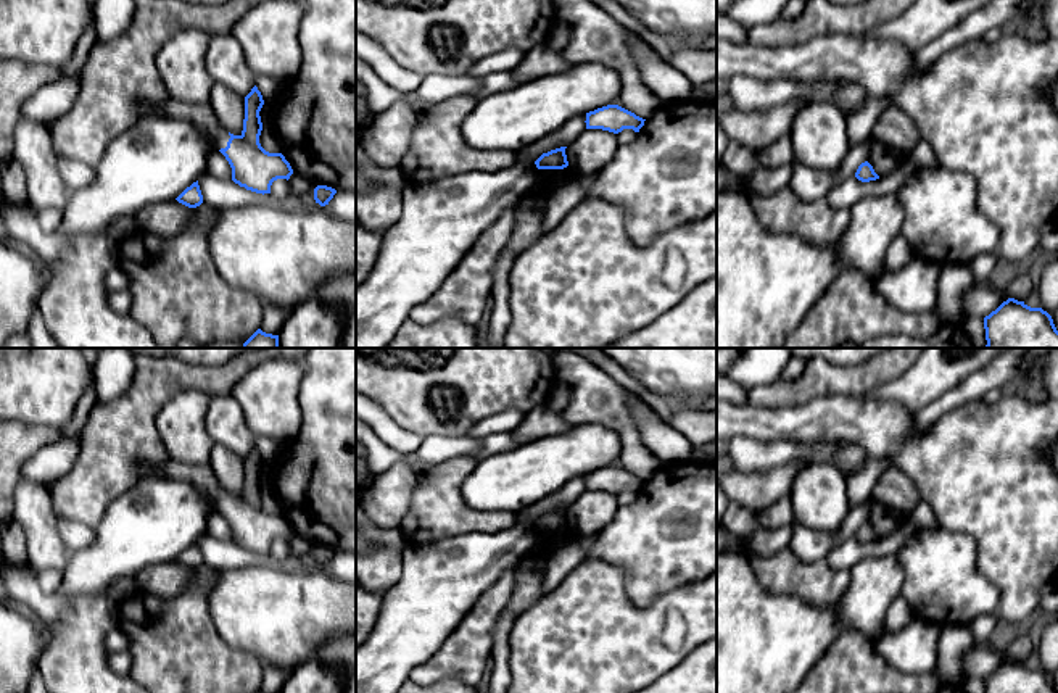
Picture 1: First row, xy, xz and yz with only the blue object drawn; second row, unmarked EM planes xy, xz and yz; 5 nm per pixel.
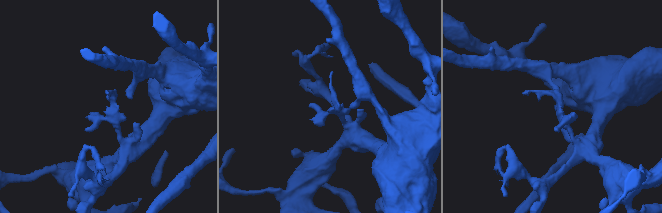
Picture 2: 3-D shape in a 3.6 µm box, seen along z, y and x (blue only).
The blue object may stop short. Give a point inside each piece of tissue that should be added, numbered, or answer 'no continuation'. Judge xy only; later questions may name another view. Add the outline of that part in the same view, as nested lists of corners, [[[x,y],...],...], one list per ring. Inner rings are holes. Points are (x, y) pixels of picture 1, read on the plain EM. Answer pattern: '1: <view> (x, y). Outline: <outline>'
1: xy (202, 476). Outline: [[[171,459],[166,464],[166,477],[174,480],[188,480],[214,500],[217,511],[227,508],[230,496],[214,475],[214,471],[209,464],[195,466]]]

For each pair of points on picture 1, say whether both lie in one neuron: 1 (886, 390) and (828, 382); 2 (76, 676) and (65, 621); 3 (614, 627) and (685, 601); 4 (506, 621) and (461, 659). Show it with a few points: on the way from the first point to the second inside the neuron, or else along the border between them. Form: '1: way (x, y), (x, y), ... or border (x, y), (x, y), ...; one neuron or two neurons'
1: border (904, 373), (862, 390); two neurons
2: way (76, 663), (76, 634); one neuron
3: way (632, 627), (659, 627), (667, 619); one neuron
4: border (506, 606), (493, 630), (488, 663); two neurons

